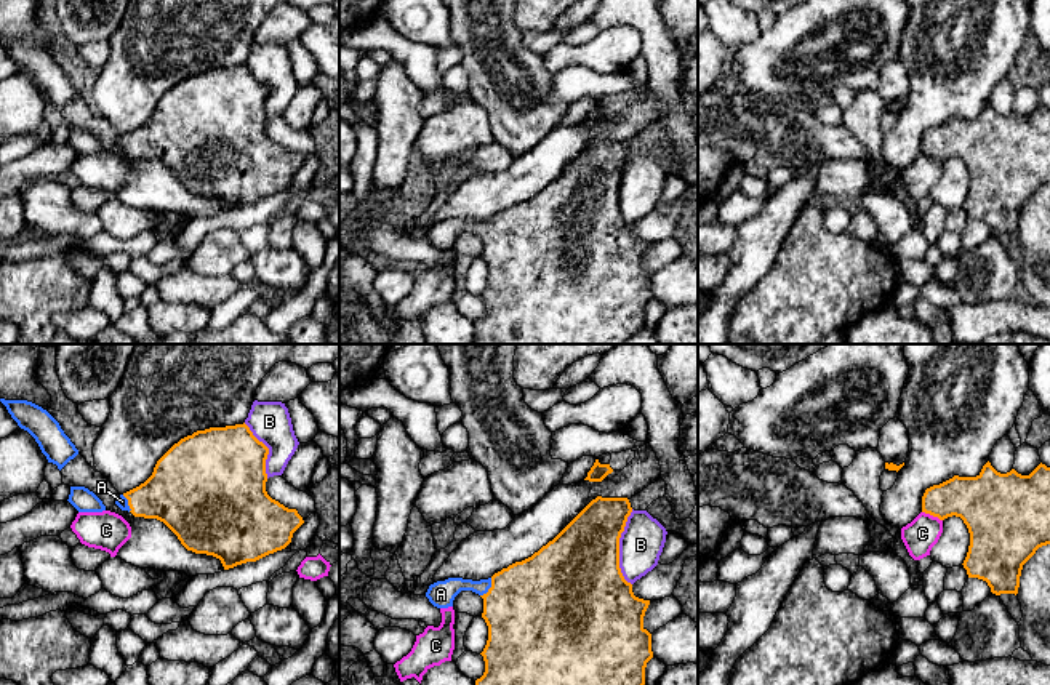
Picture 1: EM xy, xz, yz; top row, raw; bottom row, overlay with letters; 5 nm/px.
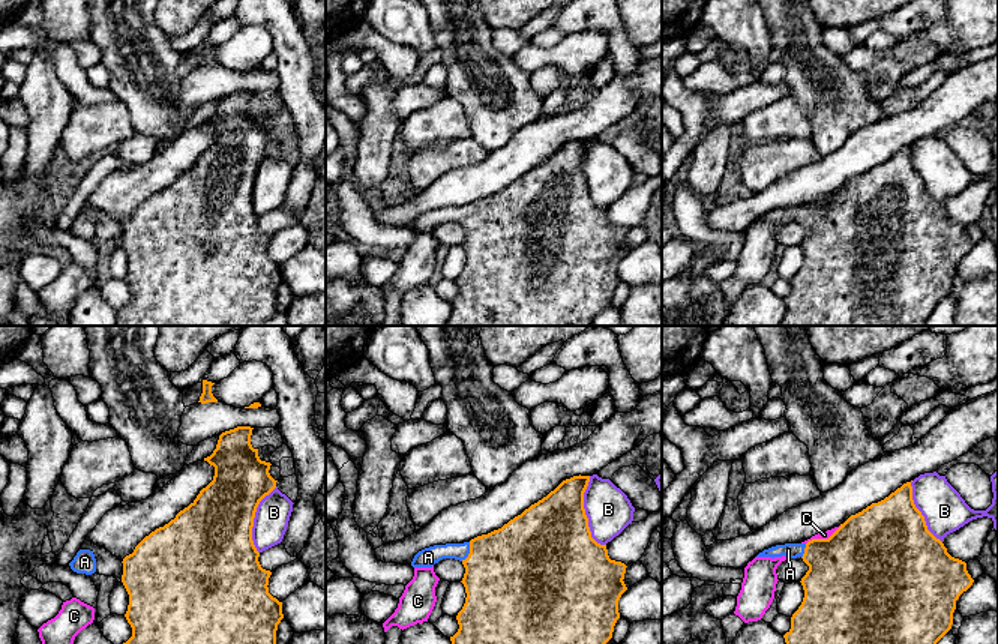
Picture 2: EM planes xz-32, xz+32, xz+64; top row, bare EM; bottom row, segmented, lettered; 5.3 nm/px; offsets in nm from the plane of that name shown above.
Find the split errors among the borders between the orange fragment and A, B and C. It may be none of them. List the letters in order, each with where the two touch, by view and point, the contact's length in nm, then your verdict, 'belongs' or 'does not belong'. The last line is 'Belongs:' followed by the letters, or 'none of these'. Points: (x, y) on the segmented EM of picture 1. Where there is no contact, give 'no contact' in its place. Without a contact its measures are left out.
A: xz (490, 588) | 110 nm | belongs
B: xz (618, 548) | 380 nm | does not belong
C: yz (932, 514) | 120 nm | does not belong
Belongs: A

